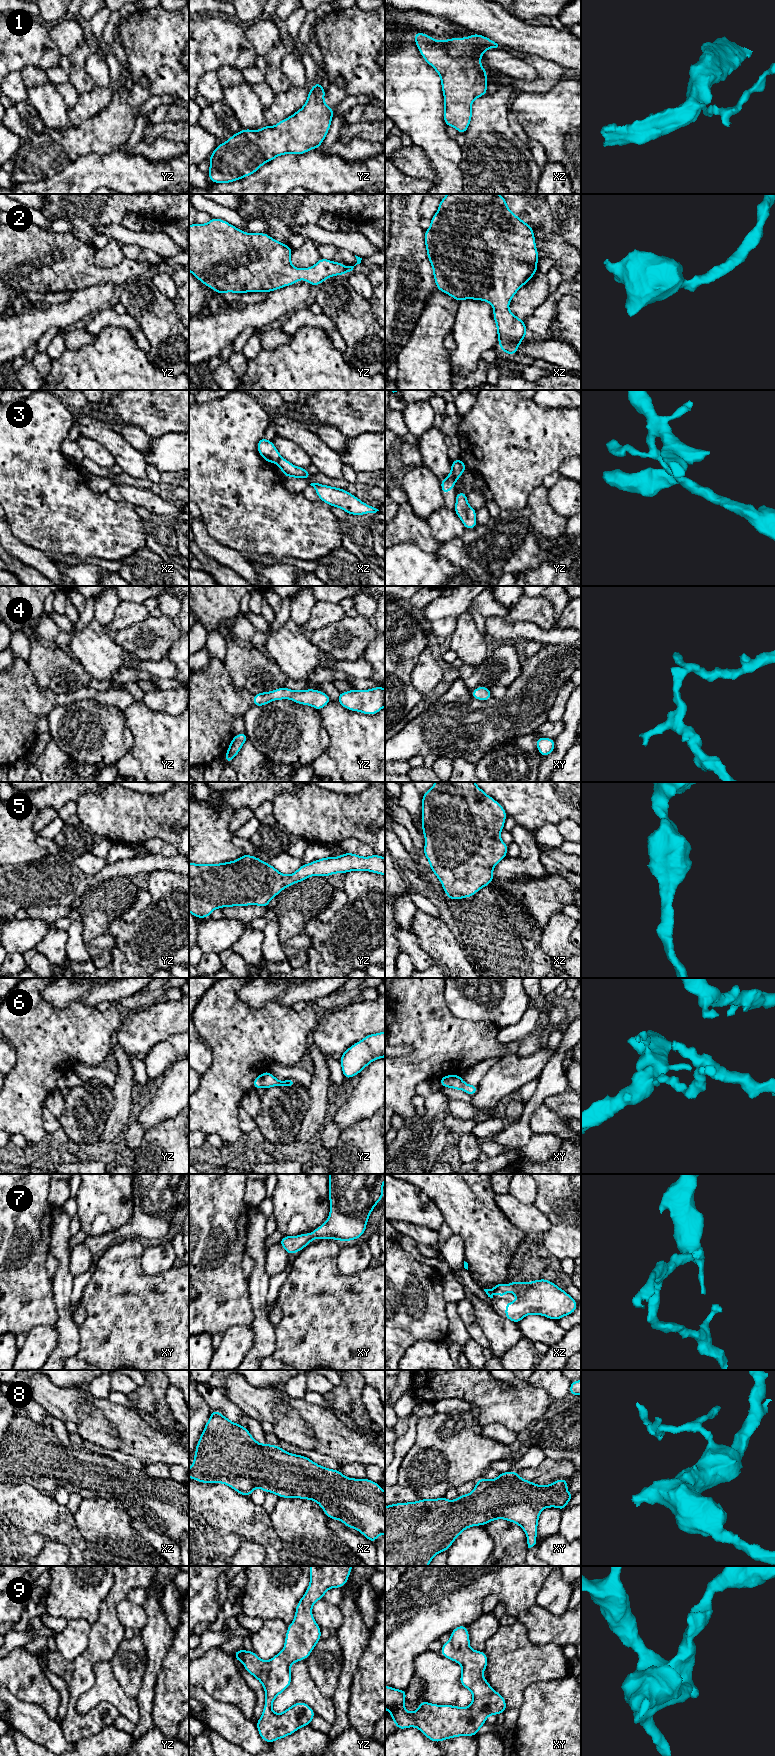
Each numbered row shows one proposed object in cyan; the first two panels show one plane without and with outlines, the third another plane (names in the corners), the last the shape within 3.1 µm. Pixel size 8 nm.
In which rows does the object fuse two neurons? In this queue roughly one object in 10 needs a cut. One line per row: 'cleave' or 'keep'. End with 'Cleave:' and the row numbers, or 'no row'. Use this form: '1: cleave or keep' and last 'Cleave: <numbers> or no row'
1: keep
2: keep
3: cleave
4: keep
5: keep
6: keep
7: keep
8: keep
9: keep
Cleave: 3

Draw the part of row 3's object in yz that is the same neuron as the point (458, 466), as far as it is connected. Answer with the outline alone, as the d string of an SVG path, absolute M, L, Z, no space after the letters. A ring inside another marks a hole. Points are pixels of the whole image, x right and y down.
M459 457L456 460L452 461L451 469L454 475L454 480L457 481L461 477L462 473L467 470L467 467Z

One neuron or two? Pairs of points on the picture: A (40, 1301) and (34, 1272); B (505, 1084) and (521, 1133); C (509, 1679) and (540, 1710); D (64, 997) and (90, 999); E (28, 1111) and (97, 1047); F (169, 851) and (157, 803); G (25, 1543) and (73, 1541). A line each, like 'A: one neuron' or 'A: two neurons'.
A: one neuron
B: two neurons
C: two neurons
D: one neuron
E: one neuron
F: two neurons
G: one neuron

